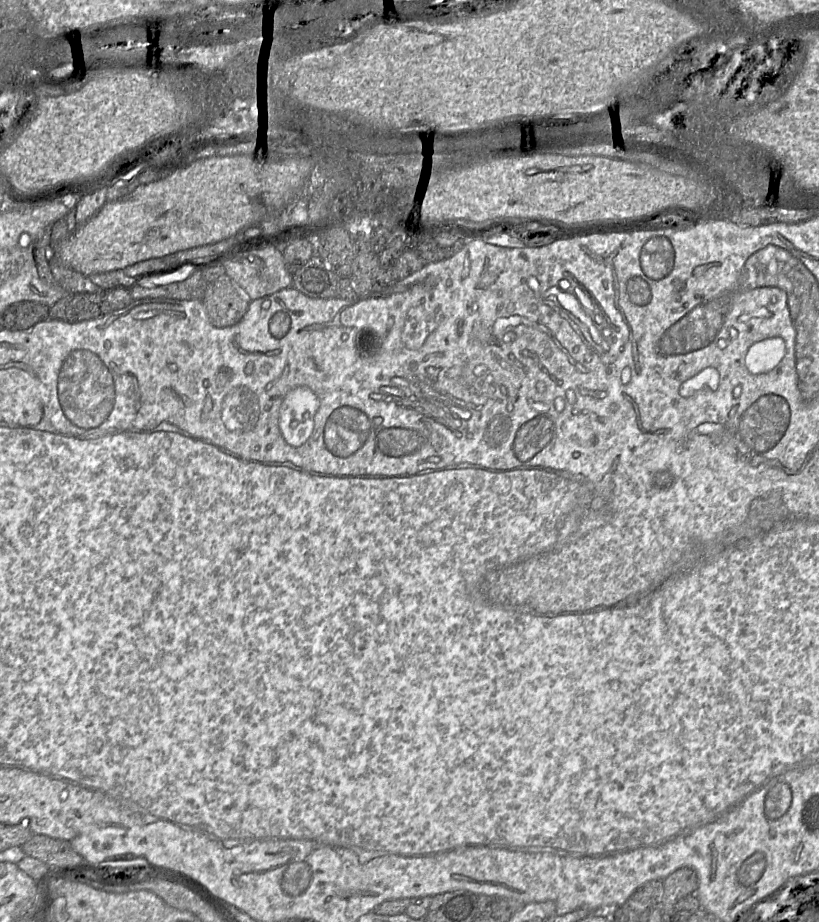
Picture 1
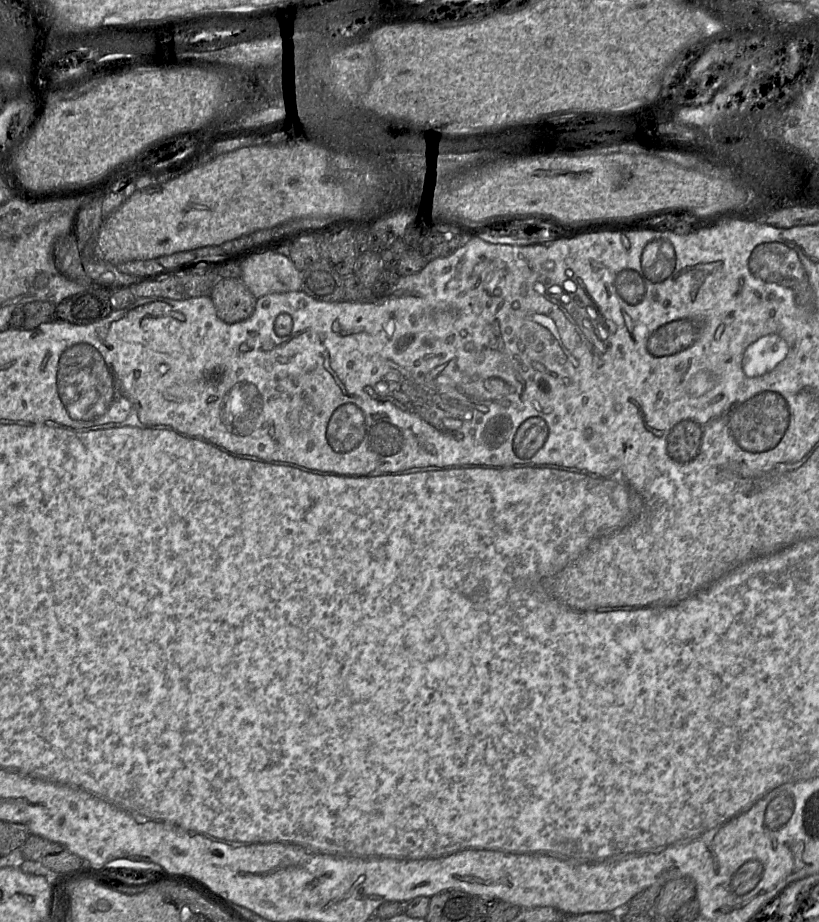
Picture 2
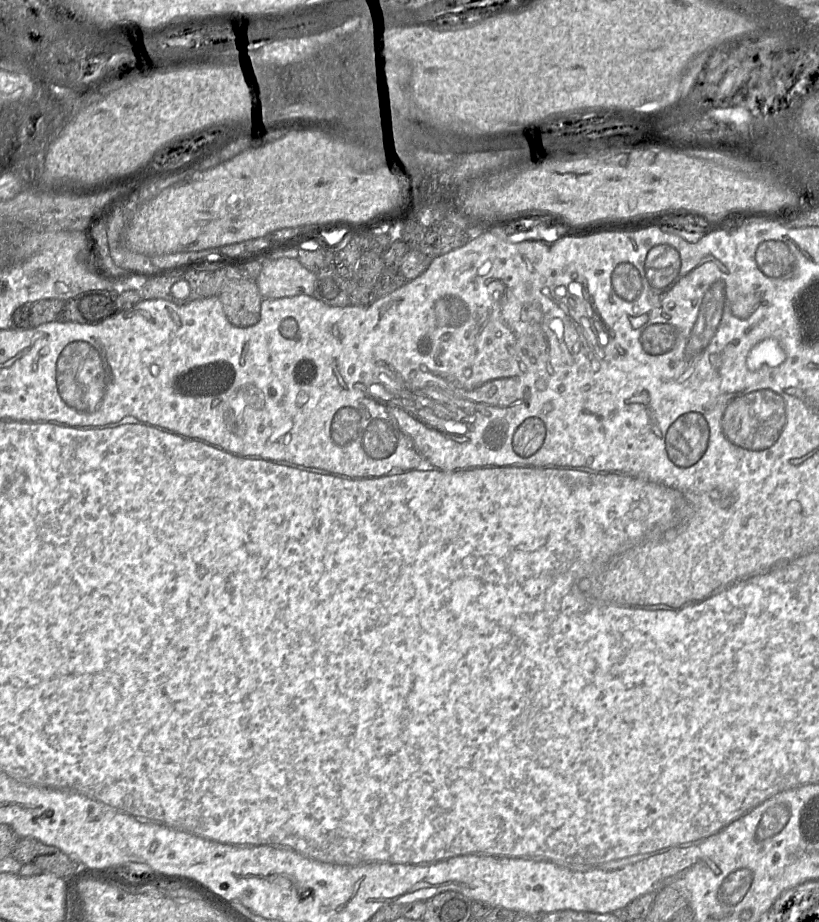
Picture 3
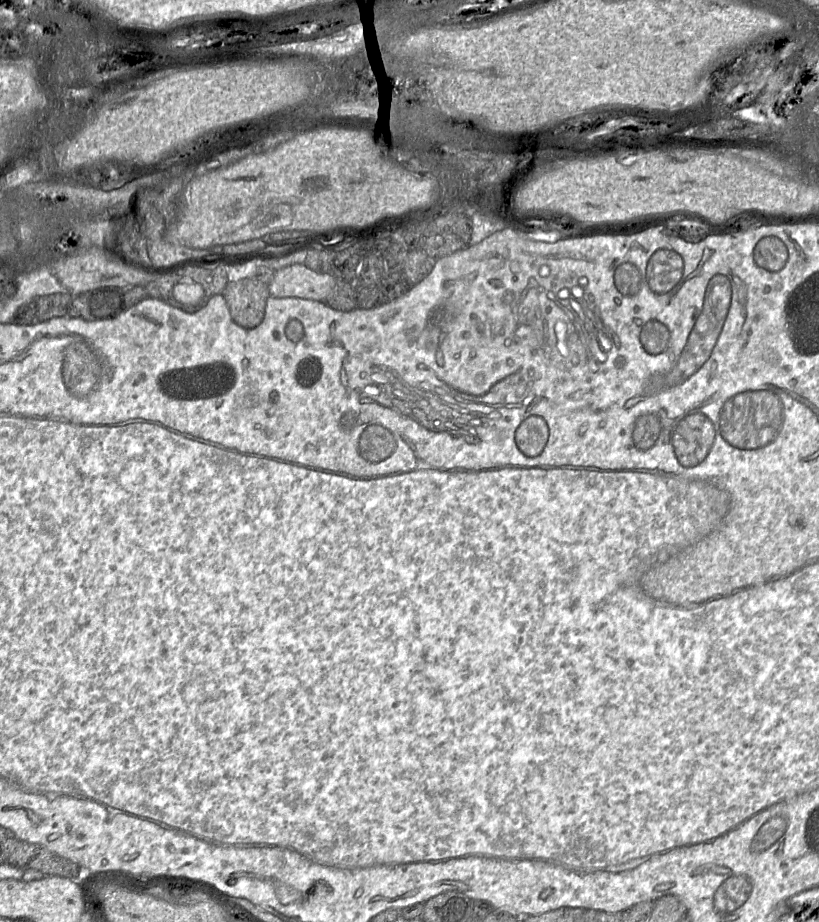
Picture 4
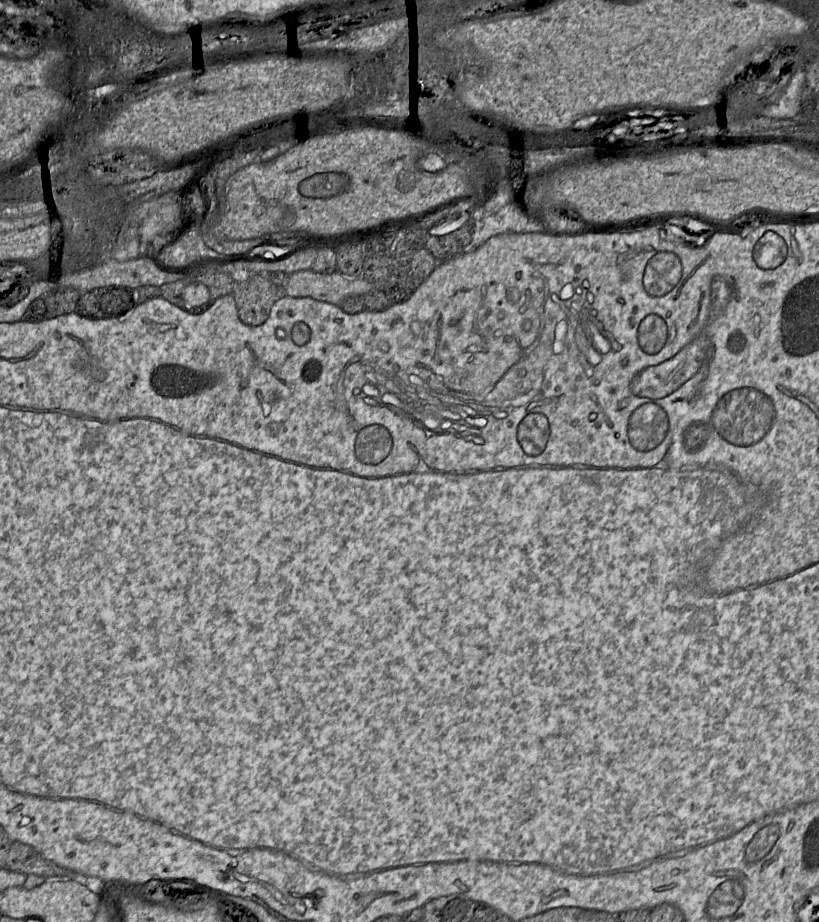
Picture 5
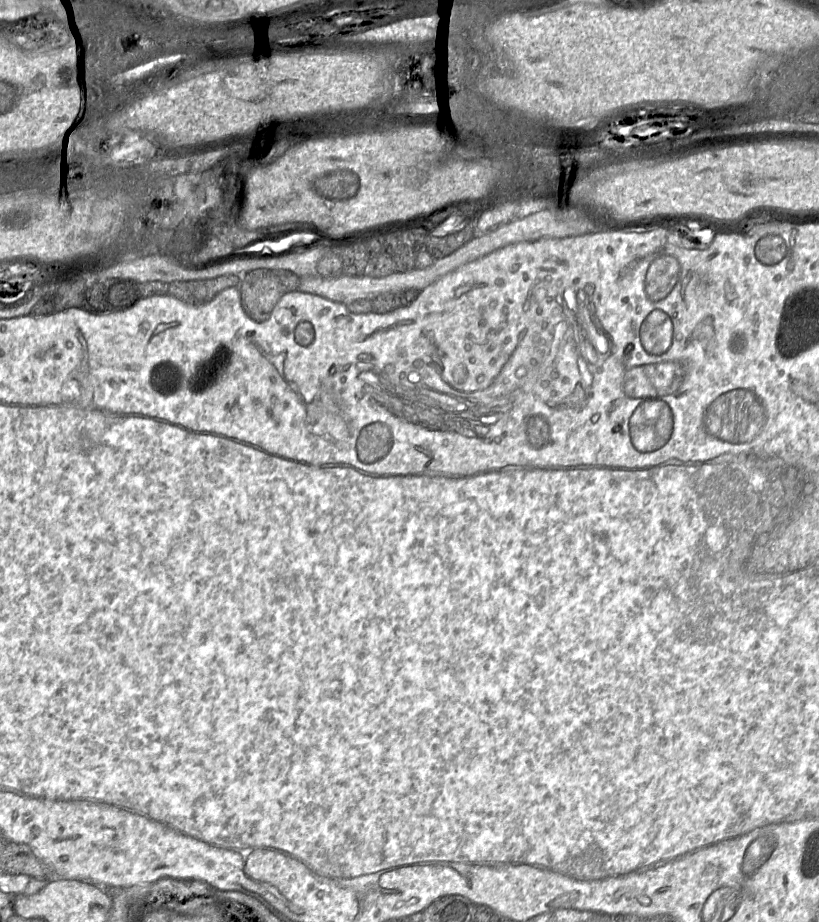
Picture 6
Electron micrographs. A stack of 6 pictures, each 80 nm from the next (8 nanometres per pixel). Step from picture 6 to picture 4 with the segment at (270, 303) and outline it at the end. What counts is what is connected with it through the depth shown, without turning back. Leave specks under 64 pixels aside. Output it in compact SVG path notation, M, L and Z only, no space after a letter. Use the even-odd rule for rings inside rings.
M255 278L228 282L222 295L236 324L246 329L261 324L270 297L268 285Z

